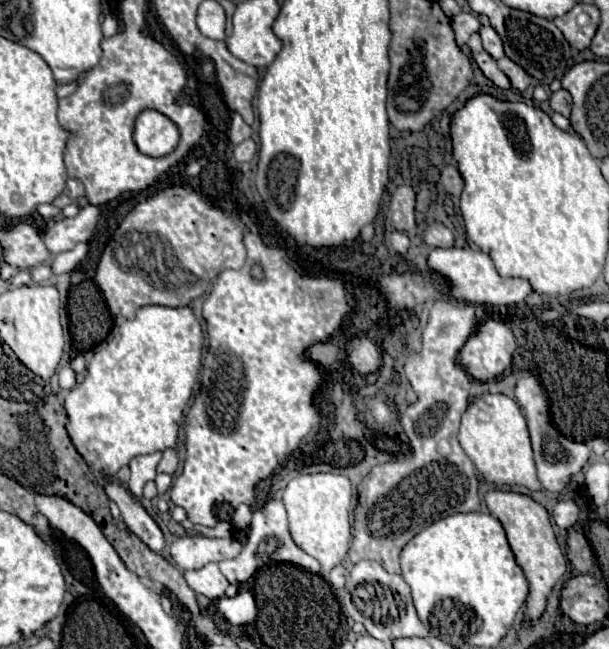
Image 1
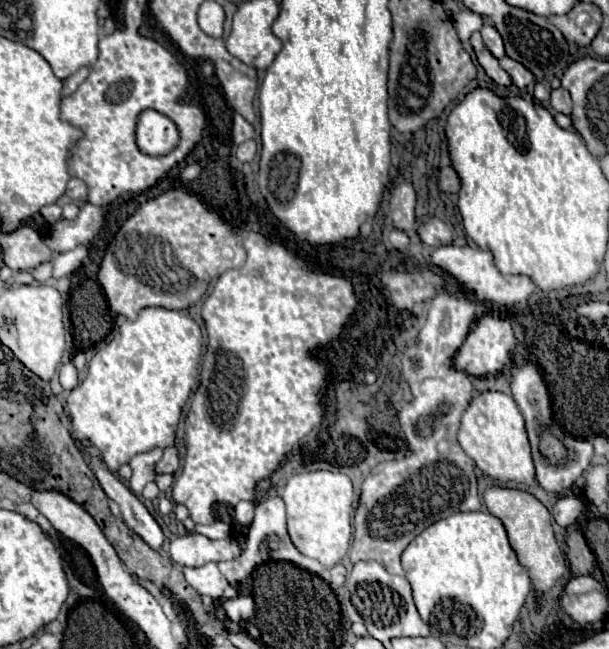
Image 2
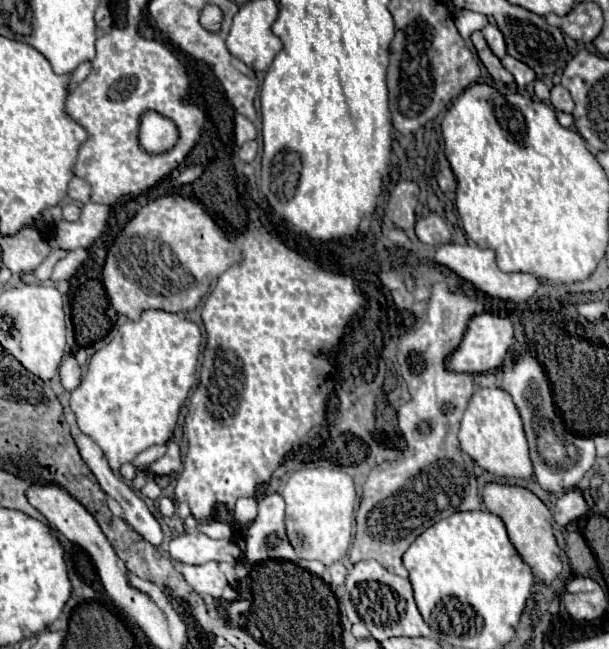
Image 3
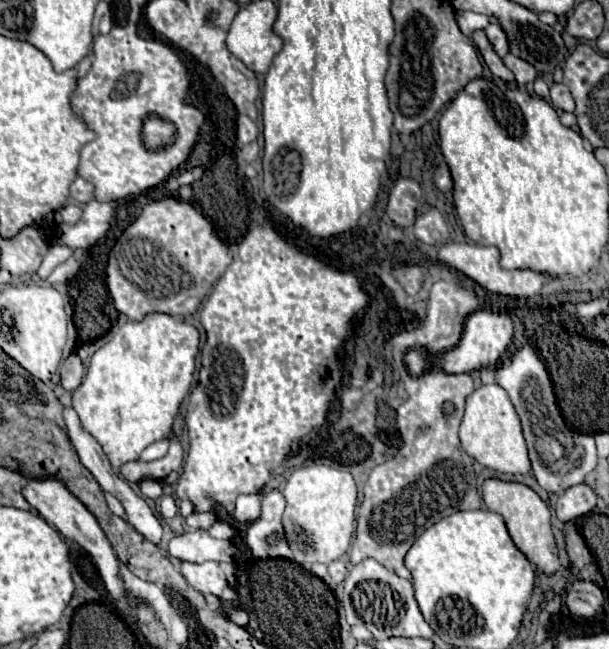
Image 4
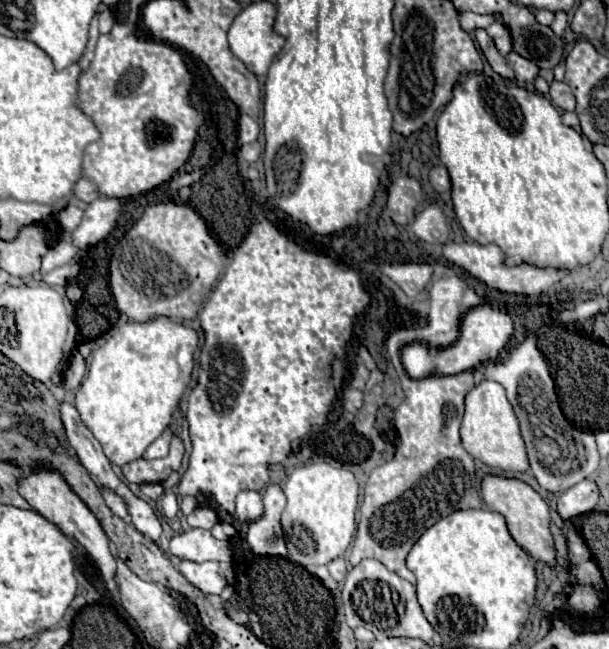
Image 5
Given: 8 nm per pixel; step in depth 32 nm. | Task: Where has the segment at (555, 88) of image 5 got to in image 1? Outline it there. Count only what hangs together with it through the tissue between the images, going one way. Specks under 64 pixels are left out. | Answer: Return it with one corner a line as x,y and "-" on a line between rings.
558,90
554,94
550,94
550,108
554,112
560,112
562,116
570,116
570,108
572,108
572,96
566,90

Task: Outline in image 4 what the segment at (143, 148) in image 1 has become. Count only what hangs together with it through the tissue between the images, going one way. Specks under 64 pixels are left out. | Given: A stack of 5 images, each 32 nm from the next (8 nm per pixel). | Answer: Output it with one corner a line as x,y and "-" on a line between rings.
156,114
146,116
142,124
142,142
148,150
160,150
164,146
170,146
174,142
176,128
172,122
162,120

